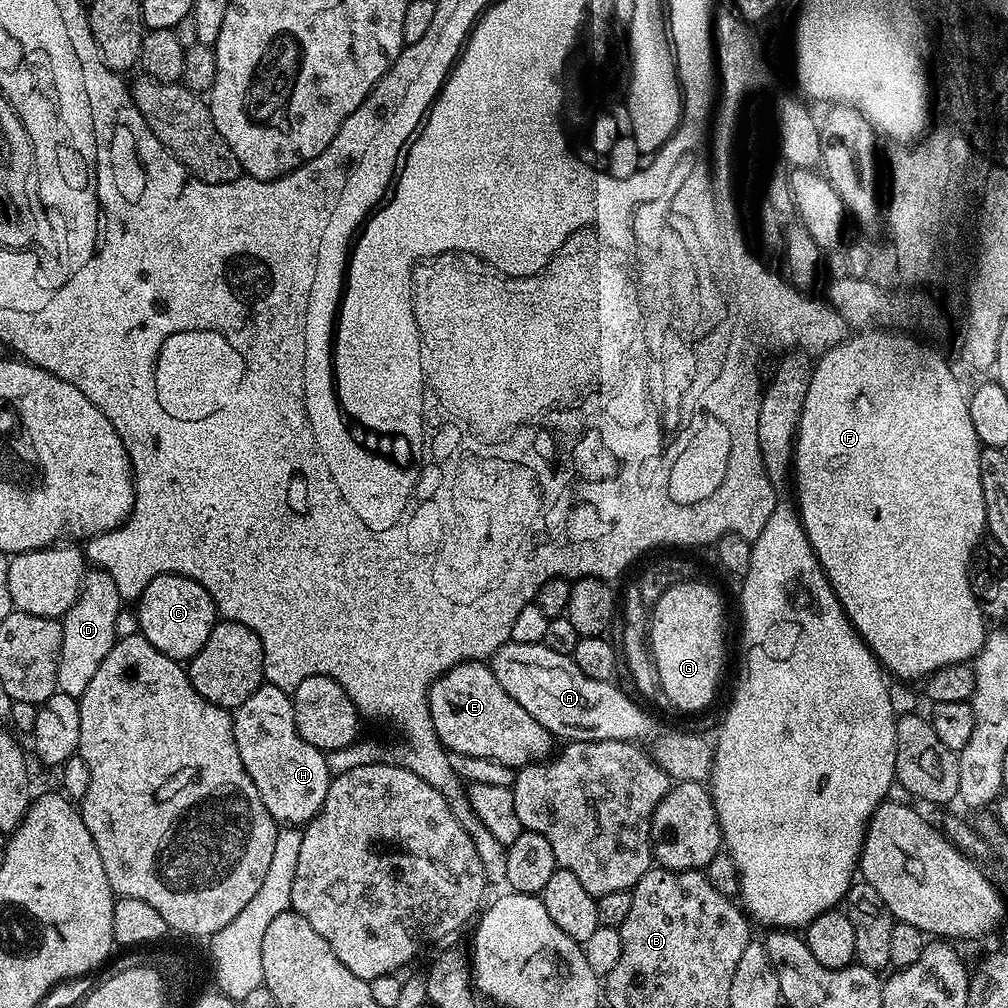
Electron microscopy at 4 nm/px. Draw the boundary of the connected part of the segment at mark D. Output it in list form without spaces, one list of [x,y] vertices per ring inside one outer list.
[[[92,570],[84,577],[80,593],[70,606],[70,610],[62,618],[62,650],[58,662],[58,672],[93,672],[96,673],[102,658],[110,654],[116,644],[116,619],[120,616],[122,601],[118,594],[118,586],[114,586],[114,578],[108,572]]]

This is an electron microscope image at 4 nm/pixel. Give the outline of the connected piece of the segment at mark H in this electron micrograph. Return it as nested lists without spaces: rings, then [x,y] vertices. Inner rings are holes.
[[[270,683],[261,684],[242,706],[234,709],[232,729],[238,746],[238,754],[242,758],[242,766],[246,766],[246,774],[258,786],[258,794],[262,794],[262,806],[280,826],[304,826],[314,819],[326,802],[328,788],[332,785],[333,773],[328,771],[328,758],[319,752],[302,734],[298,734],[298,726],[294,726],[294,706],[289,693]]]

